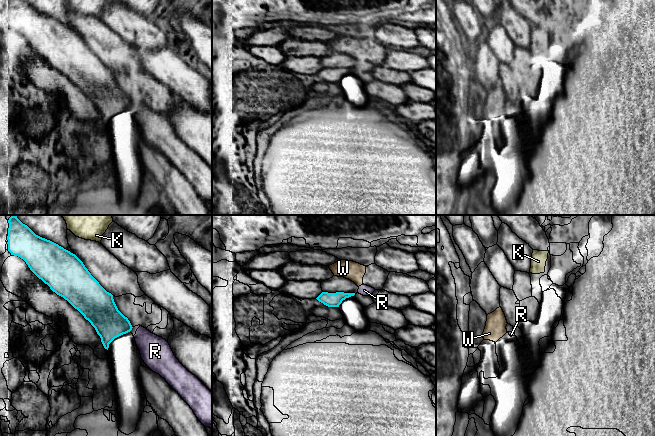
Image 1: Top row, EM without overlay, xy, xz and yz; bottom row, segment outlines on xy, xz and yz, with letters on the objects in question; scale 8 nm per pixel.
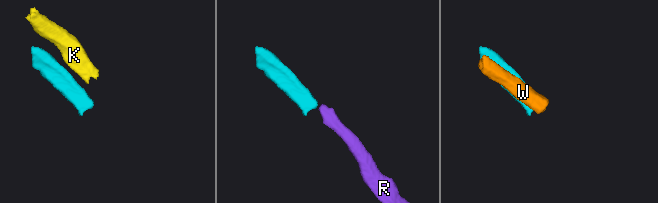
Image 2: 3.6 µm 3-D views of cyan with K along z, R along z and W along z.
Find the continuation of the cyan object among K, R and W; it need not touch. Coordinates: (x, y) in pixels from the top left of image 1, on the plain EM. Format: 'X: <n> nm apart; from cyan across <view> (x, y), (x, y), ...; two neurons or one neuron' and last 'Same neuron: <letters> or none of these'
K: 130 nm apart; from cyan across xy (69, 27), (76, 12); two neurons
R: 30 nm apart; from cyan across xz (354, 69), (358, 68); two neurons
W: 60 nm apart; from cyan across xz (354, 69), (358, 62); two neurons
Same neuron: none of these

